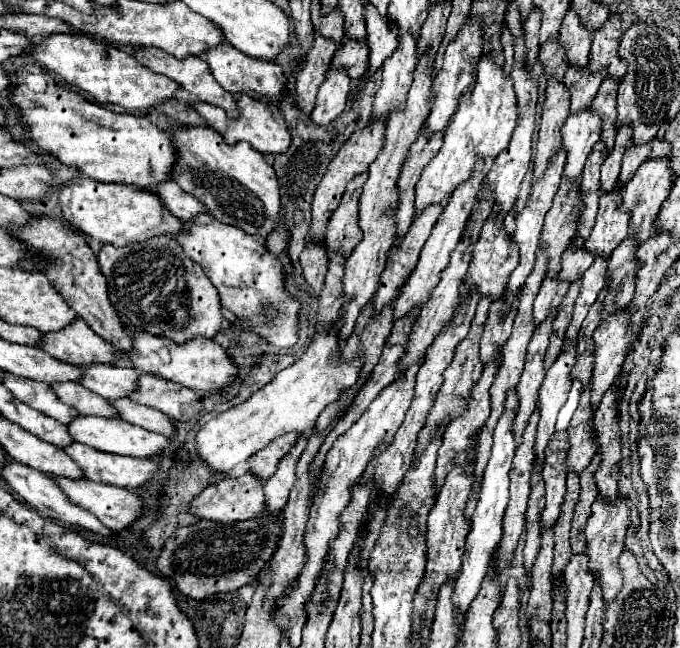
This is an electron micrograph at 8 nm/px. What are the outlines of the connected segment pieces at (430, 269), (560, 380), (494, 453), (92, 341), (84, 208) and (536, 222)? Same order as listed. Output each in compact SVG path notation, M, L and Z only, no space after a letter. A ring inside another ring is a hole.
M477 156L477 162L475 162L475 168L473 168L473 174L469 180L461 182L455 192L451 194L441 218L437 220L437 224L433 226L433 232L429 236L429 240L425 242L423 250L421 250L421 258L417 262L417 268L411 272L409 276L409 282L403 286L403 292L401 296L395 300L395 320L403 318L409 314L409 310L413 306L419 306L419 304L425 304L425 298L429 298L429 294L433 292L433 286L437 286L439 282L439 276L441 272L445 270L445 266L449 264L449 258L451 258L451 252L455 250L457 242L461 240L461 232L469 220L469 214L477 202L477 196L479 196L479 190L481 190L481 182L485 178L485 160L481 156Z
M567 344L561 348L559 358L555 364L547 370L547 376L541 384L539 390L539 428L537 428L537 462L543 466L543 456L545 456L545 446L555 432L555 420L561 410L561 406L567 402L567 394L571 388L571 368L577 358L577 344Z
M509 388L507 392L507 400L505 400L505 412L501 414L495 432L493 432L493 448L491 448L491 458L489 464L483 472L483 482L481 482L481 494L479 494L479 502L477 508L471 516L471 532L467 536L467 546L465 546L465 554L463 554L463 570L457 576L457 584L455 584L455 594L453 594L453 602L461 608L461 614L457 616L457 622L463 624L465 622L465 610L469 608L471 600L477 596L477 590L489 570L491 558L501 542L501 522L503 522L503 514L505 514L505 506L509 502L509 470L511 470L511 460L517 448L517 442L513 438L511 432L511 424L513 418L517 414L517 390Z
M77 318L73 326L59 330L57 334L45 334L49 338L49 346L45 346L47 354L57 360L75 364L75 366L89 366L89 364L115 364L121 358L121 352L103 338L97 338L93 330L89 330L83 318Z
M81 176L59 190L59 202L63 208L63 218L75 228L99 240L101 244L113 244L117 248L161 234L177 236L183 230L183 222L163 206L157 194L149 190L137 190L135 186L113 186Z
M559 148L559 150L551 156L551 160L549 160L549 164L547 164L547 170L545 170L543 178L537 180L537 182L533 184L525 208L523 208L523 210L517 214L517 218L515 218L515 220L517 220L517 230L515 230L515 234L513 234L513 240L515 240L517 246L519 246L519 254L521 254L521 258L519 258L519 266L513 270L513 274L509 276L509 282L507 282L505 310L511 306L511 302L513 302L513 298L517 296L521 284L525 284L525 278L527 278L529 272L533 270L533 264L535 264L535 252L537 252L537 246L539 246L539 242L541 242L543 220L545 220L545 214L549 212L549 208L551 208L551 204L553 204L553 196L555 196L555 192L559 190L559 178L561 178L561 174L563 174L565 158L567 158L565 154L567 154L567 152L565 152L563 148Z

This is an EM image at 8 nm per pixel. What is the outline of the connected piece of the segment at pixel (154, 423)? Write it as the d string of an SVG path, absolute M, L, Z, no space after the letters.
M121 398L121 402L115 402L113 406L117 406L117 410L121 410L123 420L127 420L127 422L131 422L135 426L141 426L145 430L163 434L167 438L175 436L175 426L171 422L171 418L167 418L163 412L159 412L155 408L137 404L137 402L129 400L129 398Z

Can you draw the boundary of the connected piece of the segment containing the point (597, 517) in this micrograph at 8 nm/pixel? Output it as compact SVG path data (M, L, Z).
M601 494L597 496L597 500L593 502L593 514L587 520L587 528L585 528L585 536L587 536L587 554L589 554L589 568L595 574L595 578L601 580L603 586L603 596L605 602L609 604L615 598L615 592L621 590L621 570L619 570L619 554L623 552L623 542L627 536L627 530L631 526L629 520L629 506L617 498L617 502L607 504L605 498L601 498Z

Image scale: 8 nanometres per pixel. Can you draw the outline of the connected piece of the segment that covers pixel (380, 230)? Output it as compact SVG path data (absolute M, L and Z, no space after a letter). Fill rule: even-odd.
M421 56L417 62L417 68L413 72L413 84L409 88L407 100L405 100L405 108L393 110L389 114L387 120L387 140L385 146L381 150L381 154L377 156L377 160L369 166L369 178L363 186L363 194L359 200L359 224L363 230L363 240L357 244L357 248L353 250L353 254L347 258L347 266L345 266L345 278L343 278L343 316L345 316L345 324L341 330L341 340L349 338L357 316L361 314L361 308L375 296L377 292L377 284L379 284L379 276L385 268L385 260L387 260L387 250L393 246L393 238L395 238L395 218L393 212L397 210L397 202L399 202L399 192L397 192L397 180L399 180L399 172L403 168L403 162L409 154L409 146L417 140L419 130L425 122L425 118L429 116L429 98L433 96L433 80L435 80L435 68L433 64L429 66L429 58Z

